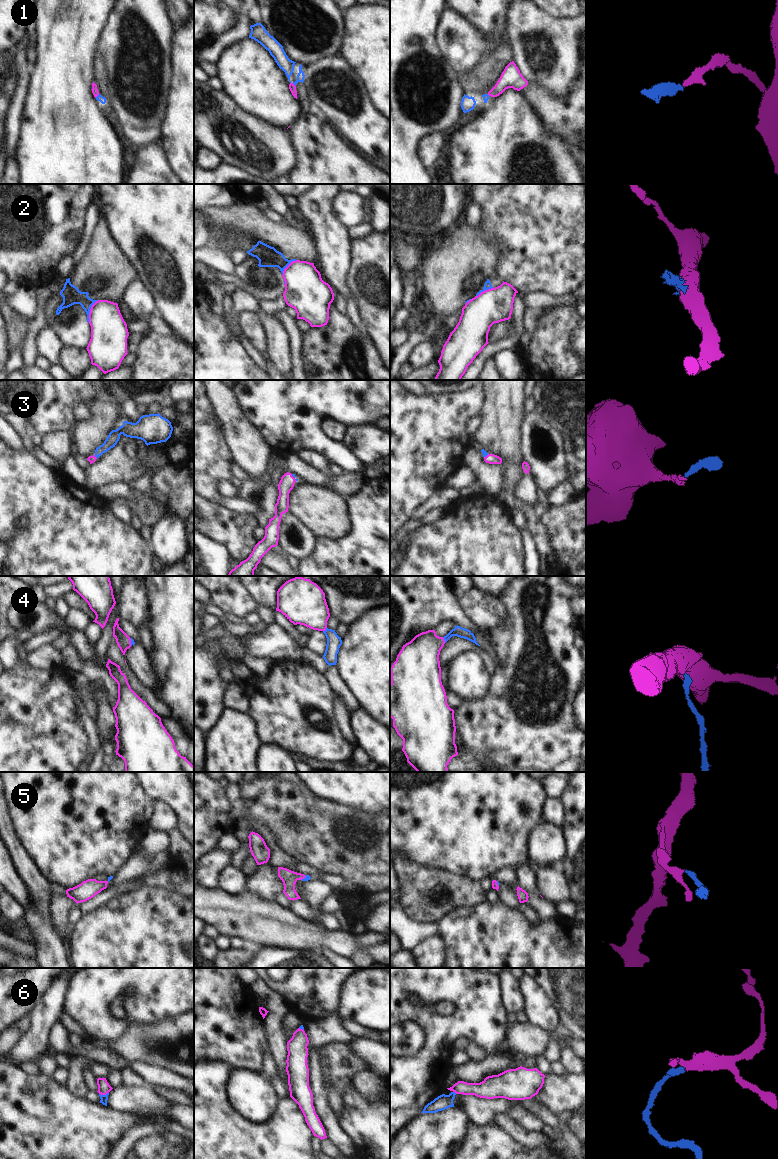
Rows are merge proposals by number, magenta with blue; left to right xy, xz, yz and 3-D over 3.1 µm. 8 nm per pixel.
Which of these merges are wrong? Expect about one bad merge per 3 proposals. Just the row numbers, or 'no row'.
2

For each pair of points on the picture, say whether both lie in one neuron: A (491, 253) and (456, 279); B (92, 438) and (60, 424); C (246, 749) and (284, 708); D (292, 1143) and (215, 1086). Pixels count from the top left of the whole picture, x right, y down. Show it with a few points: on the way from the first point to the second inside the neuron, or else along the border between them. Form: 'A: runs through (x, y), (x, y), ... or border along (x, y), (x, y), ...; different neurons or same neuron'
A: runs through (482, 257), (476, 259), (465, 270); same neuron
B: border along (77, 422), (70, 431); different neurons
C: border along (248, 715), (255, 724), (256, 733), (261, 742); different neurons
D: runs through (268, 1143), (254, 1143), (221, 1110); same neuron

